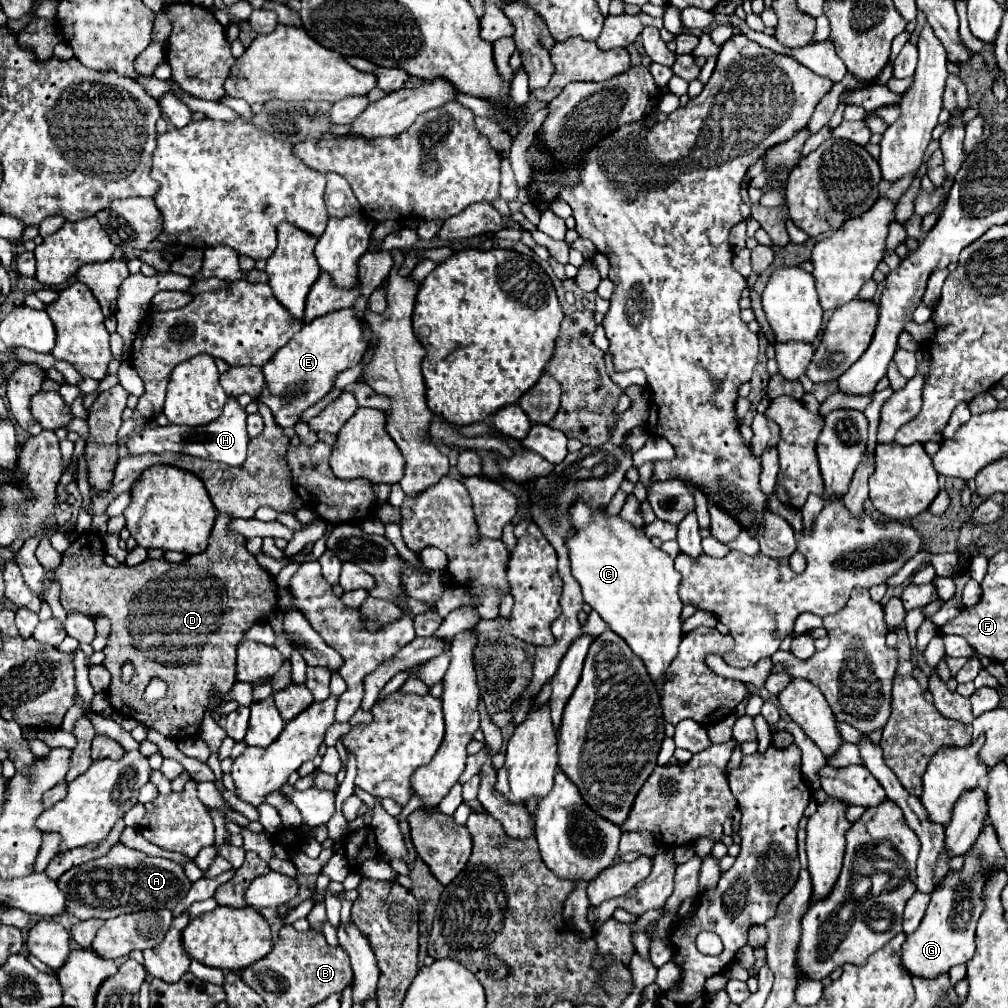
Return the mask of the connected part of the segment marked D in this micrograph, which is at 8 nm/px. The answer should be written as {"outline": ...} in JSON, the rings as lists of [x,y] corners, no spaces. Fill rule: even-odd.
{"outline":[[[218,516],[206,552],[188,556],[178,564],[164,558],[148,558],[138,566],[112,568],[102,560],[102,540],[96,534],[80,534],[64,552],[62,564],[56,568],[56,576],[62,586],[60,602],[66,610],[78,610],[90,618],[108,616],[112,620],[112,632],[108,646],[104,648],[104,666],[112,674],[112,684],[108,688],[108,700],[112,708],[122,716],[134,718],[172,740],[182,740],[200,732],[210,690],[218,688],[220,692],[228,692],[234,686],[236,644],[252,624],[266,620],[274,610],[278,610],[274,578],[264,568],[260,568],[256,558],[246,550],[246,538],[238,532],[226,530],[226,524],[228,516]],[[186,648],[198,648],[200,656],[176,656]],[[126,662],[134,664],[134,676],[130,682],[124,682],[120,672]],[[152,678],[162,678],[168,686],[168,694],[164,700],[148,704],[142,700],[142,694]]]}

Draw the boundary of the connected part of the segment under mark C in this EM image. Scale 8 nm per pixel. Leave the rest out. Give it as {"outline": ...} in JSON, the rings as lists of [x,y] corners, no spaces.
{"outline":[[[576,500],[576,504],[570,506],[568,514],[570,514],[572,536],[566,538],[566,546],[568,546],[572,576],[578,580],[582,588],[584,602],[590,604],[592,610],[596,610],[600,618],[620,638],[626,640],[632,652],[642,658],[652,680],[658,680],[676,658],[678,646],[682,642],[680,612],[684,604],[678,598],[680,574],[674,568],[674,560],[650,542],[650,538],[644,534],[644,528],[636,528],[630,522],[622,520],[620,516],[610,516],[602,506],[590,508],[584,500]]]}

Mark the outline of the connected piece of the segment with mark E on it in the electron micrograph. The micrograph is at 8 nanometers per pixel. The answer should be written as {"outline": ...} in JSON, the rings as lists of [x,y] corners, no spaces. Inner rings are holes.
{"outline":[[[344,308],[340,312],[330,312],[304,324],[302,330],[282,346],[272,360],[262,368],[266,386],[258,396],[258,402],[266,404],[278,426],[290,428],[298,422],[302,412],[324,398],[334,386],[334,378],[360,362],[364,354],[366,342],[362,338],[362,322],[354,316],[352,308]]]}

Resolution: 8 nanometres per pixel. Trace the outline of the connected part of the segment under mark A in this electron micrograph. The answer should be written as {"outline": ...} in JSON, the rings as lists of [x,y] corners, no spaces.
{"outline":[[[118,844],[108,856],[74,866],[58,878],[58,888],[68,896],[68,914],[80,920],[114,918],[120,914],[168,908],[172,910],[190,890],[192,882],[186,878],[180,864],[166,858],[152,858],[144,852],[130,850]]]}

